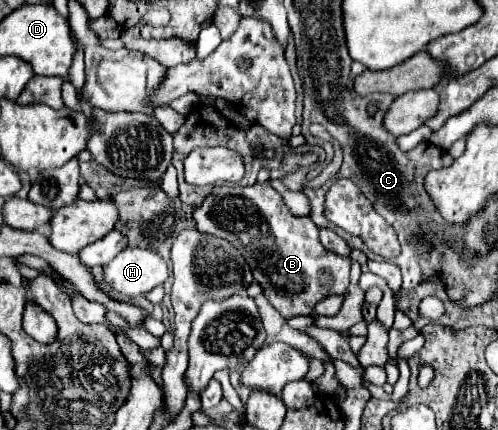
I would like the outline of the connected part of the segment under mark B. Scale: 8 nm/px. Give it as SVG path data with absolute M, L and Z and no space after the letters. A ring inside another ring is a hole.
M257 182L247 188L229 184L217 186L205 198L203 206L193 212L193 218L199 232L225 238L245 254L263 294L283 318L307 316L319 300L343 294L349 286L351 260L337 256L335 252L327 252L319 242L319 228L315 228L311 218L293 216L281 194L269 182ZM321 272L329 272L333 276L331 288L323 288L319 284Z

